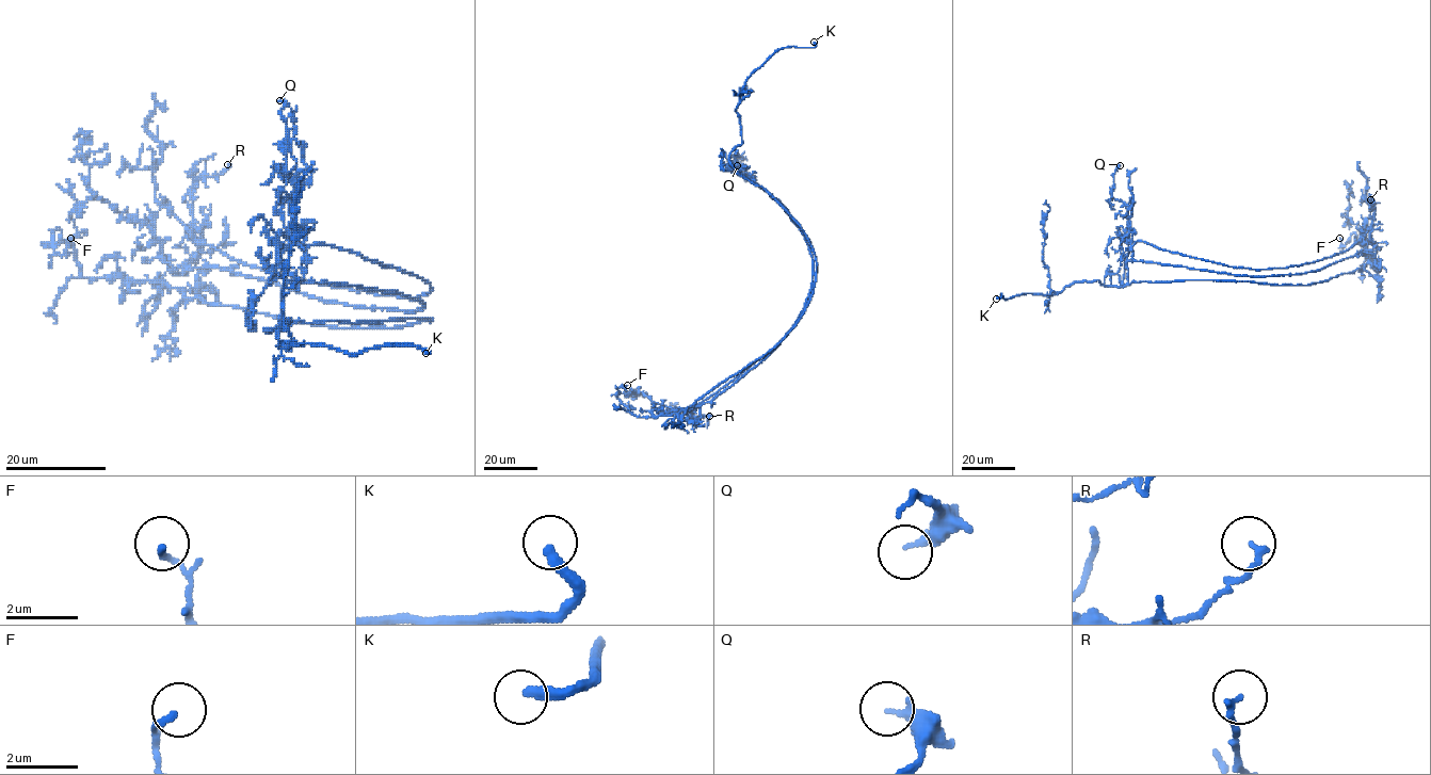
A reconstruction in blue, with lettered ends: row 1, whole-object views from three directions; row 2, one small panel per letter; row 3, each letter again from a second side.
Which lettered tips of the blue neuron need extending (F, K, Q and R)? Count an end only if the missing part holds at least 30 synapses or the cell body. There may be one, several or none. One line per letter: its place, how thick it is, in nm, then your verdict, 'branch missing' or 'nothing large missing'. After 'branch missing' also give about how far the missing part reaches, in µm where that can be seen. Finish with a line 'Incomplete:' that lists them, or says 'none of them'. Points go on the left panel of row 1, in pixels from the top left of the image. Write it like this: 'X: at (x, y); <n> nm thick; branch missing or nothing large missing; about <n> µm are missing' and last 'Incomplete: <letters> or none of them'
F: at (70, 238); 160 nm thick; nothing large missing
K: at (425, 353); 300 nm thick; branch missing; about 30 µm are missing
Q: at (279, 100); 180 nm thick; nothing large missing
R: at (227, 164); 180 nm thick; nothing large missing
Incomplete: K

